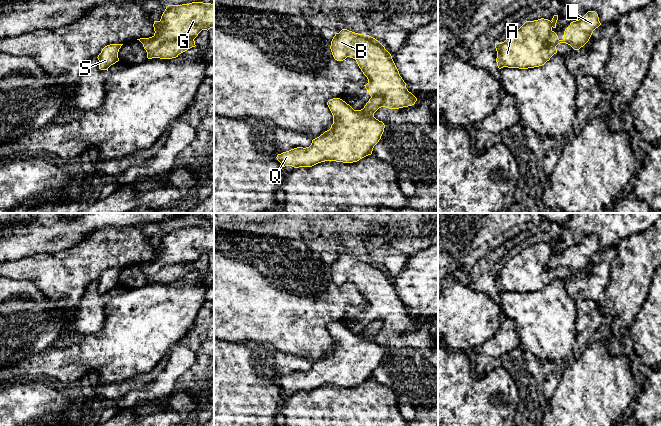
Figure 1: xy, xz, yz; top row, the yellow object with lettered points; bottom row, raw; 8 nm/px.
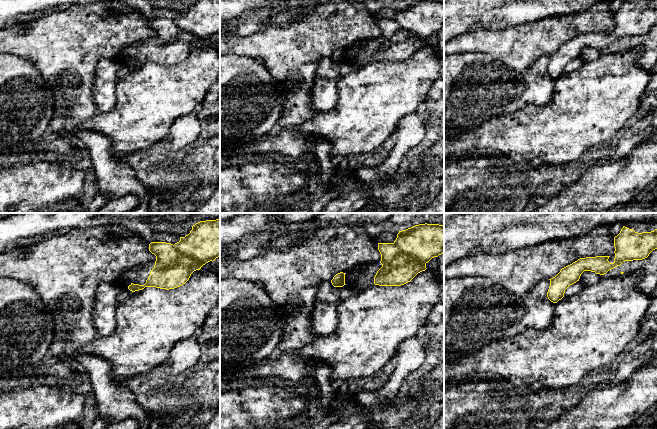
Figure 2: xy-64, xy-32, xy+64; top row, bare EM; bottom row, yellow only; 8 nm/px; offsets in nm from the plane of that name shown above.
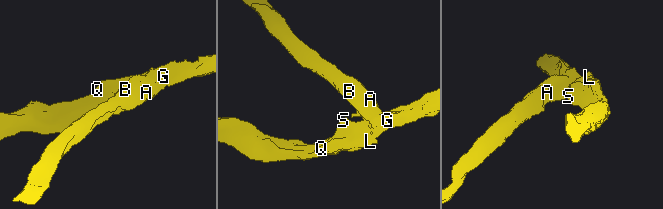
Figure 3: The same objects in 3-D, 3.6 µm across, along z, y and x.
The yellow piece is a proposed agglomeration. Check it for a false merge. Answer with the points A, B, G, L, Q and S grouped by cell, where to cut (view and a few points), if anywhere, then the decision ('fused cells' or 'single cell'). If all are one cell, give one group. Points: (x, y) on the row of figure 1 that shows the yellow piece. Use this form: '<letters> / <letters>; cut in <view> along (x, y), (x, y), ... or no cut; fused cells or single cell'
A B / G L Q S; cut in xy along (193, 38), (164, 40), (155, 49), (147, 53); fused cells

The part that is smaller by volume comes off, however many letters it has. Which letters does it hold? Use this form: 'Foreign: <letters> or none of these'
Foreign: A, B

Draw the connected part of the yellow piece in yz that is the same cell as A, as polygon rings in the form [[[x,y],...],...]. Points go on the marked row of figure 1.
[[[548,19],[526,21],[517,31],[513,32],[504,42],[495,43],[497,51],[497,66],[528,69],[544,65],[557,53],[556,46],[550,46],[546,41],[552,33],[552,22]]]

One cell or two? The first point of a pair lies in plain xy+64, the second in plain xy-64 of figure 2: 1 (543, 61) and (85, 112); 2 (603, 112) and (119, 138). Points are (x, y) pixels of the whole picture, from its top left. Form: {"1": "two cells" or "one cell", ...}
{"1": "one cell", "2": "one cell"}

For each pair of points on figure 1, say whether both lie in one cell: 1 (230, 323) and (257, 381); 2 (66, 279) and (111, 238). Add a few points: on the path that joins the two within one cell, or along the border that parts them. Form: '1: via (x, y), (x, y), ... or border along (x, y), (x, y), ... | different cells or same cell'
1: border along (224, 339), (230, 342), (261, 341), (263, 343) | different cells
2: via (77, 268), (101, 249) | same cell

